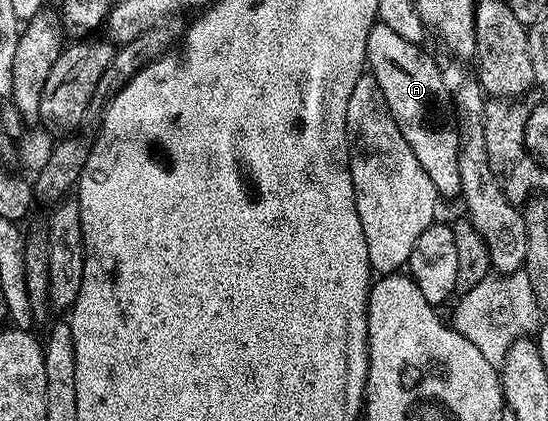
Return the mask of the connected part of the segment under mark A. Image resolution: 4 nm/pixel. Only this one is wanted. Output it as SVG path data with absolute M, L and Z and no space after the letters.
M376 25L368 33L366 42L366 67L372 77L376 77L376 85L384 93L384 101L396 121L400 125L400 133L408 145L412 145L412 153L416 153L416 161L424 165L424 173L432 177L432 185L438 190L443 200L461 196L460 185L460 137L458 136L458 118L454 116L454 104L450 102L448 89L444 89L444 77L439 60L433 59L419 44L399 37L393 29Z

